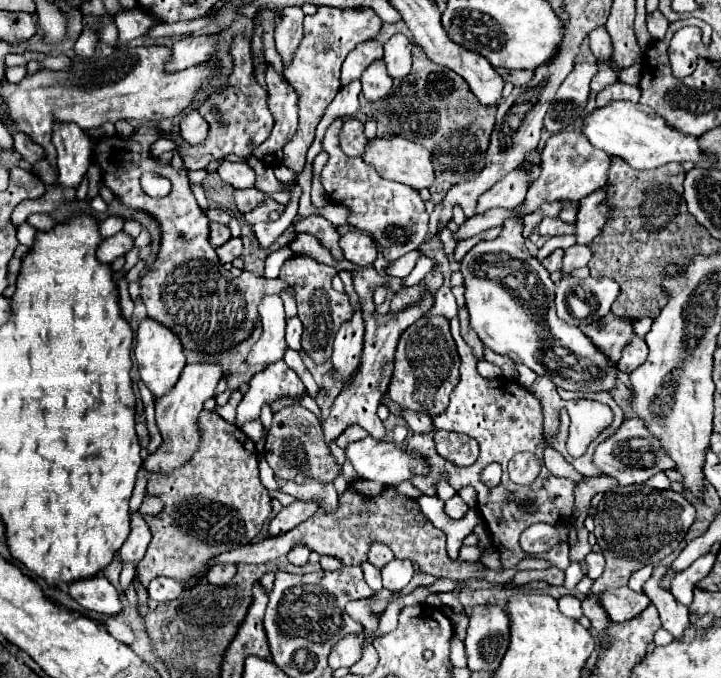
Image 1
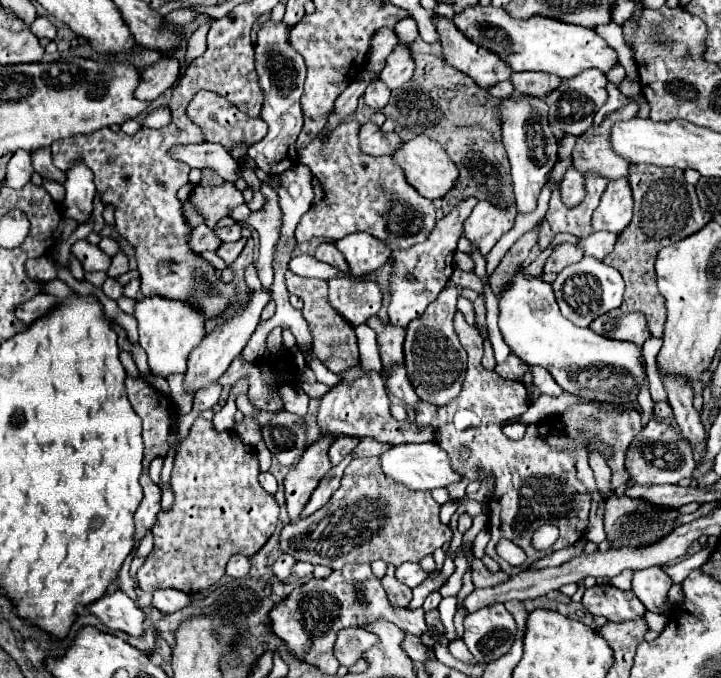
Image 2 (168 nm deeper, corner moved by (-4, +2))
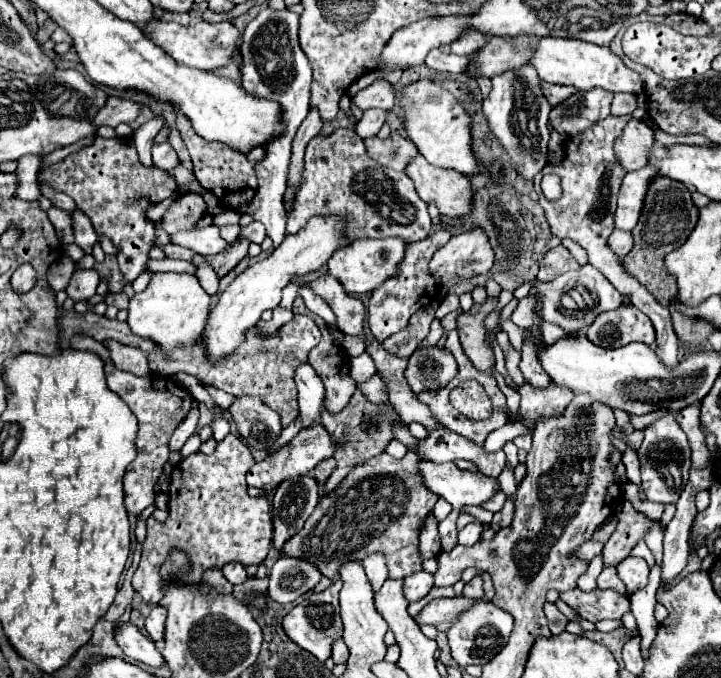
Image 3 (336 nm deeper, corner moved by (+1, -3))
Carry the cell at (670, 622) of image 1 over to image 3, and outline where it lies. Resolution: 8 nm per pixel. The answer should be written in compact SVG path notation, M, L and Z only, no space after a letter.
M630 555L624 561L620 561L616 569L618 569L618 577L626 585L626 593L628 595L632 595L638 589L648 585L648 573L650 573L650 569L648 569L644 559L638 559L638 557Z

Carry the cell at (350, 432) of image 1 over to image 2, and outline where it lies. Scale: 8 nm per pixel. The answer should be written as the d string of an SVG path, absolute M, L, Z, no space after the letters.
M341 438L341 440L335 440L333 444L331 444L331 448L329 448L329 452L327 452L327 456L329 456L329 460L331 460L331 464L333 466L337 466L355 446L359 444L359 440L357 438Z

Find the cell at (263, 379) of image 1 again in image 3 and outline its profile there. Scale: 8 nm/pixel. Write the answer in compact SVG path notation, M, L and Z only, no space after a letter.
M216 417L212 423L210 423L212 431L214 431L214 437L216 441L222 441L228 433L230 433L230 421L226 417Z

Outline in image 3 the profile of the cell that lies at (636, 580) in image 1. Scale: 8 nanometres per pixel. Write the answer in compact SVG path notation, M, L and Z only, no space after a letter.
M604 567L602 569L602 573L598 575L598 589L614 589L618 593L626 593L624 583L618 579L616 567Z

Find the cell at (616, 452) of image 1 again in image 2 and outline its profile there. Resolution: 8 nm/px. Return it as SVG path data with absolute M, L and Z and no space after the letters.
M651 420L629 446L627 472L637 484L679 484L679 480L689 478L693 470L695 462L689 440L683 440L683 436L665 422Z

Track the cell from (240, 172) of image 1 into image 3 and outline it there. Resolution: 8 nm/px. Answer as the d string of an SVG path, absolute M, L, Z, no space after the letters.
M160 143L160 145L154 145L152 147L152 161L164 169L164 171L170 171L174 167L180 165L180 159L176 155L176 151L170 147L170 143Z

